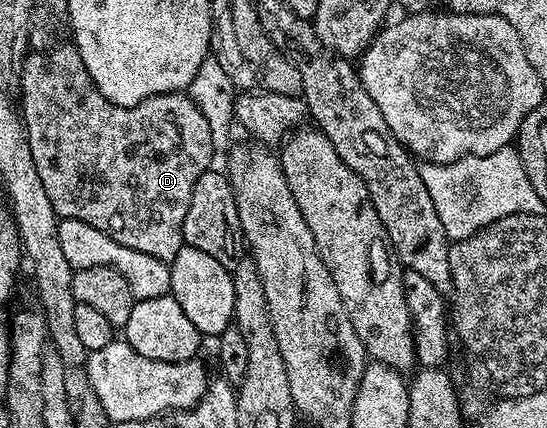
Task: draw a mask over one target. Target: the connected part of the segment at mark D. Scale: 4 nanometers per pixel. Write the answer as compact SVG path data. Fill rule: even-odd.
M64 42L56 45L47 51L32 51L27 59L23 61L18 69L19 76L19 100L17 96L17 108L21 113L23 122L23 130L27 134L29 142L29 154L33 154L33 166L37 166L37 178L41 178L41 186L45 186L45 194L49 194L49 202L53 202L53 210L55 215L65 220L76 220L77 222L85 222L89 226L93 226L97 230L101 230L101 234L109 234L109 238L113 238L113 242L121 242L121 246L129 246L129 250L141 250L141 254L153 254L153 258L157 258L161 262L165 262L170 266L173 258L177 258L177 250L181 250L185 245L183 242L183 227L185 226L185 213L189 210L189 198L193 198L193 186L197 182L197 178L201 178L201 174L205 174L212 167L211 154L216 151L213 144L213 138L210 137L209 123L206 122L204 114L183 92L166 92L160 96L150 96L141 102L137 102L133 106L126 108L125 106L117 106L113 102L109 102L109 98L105 98L101 94L101 90L97 90L97 86L93 82L93 78L89 78L89 70L85 70L85 62L81 62L81 54L76 50L74 43Z

